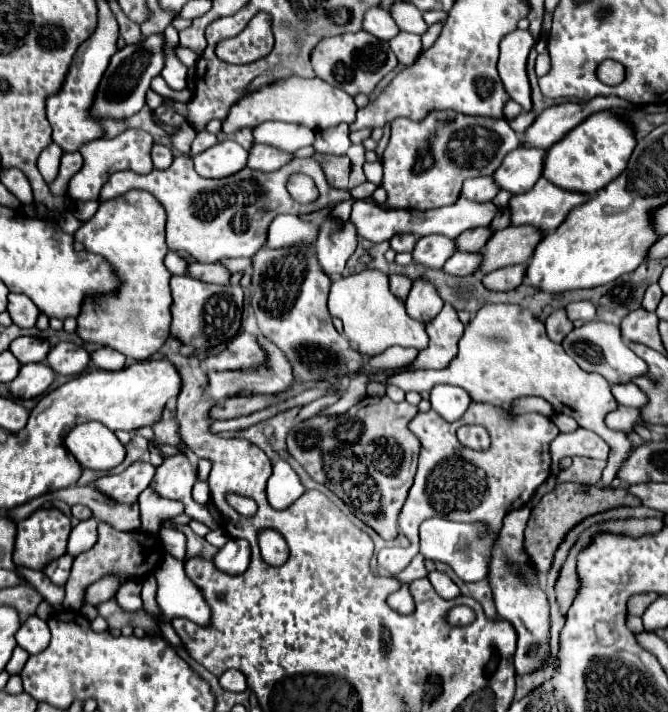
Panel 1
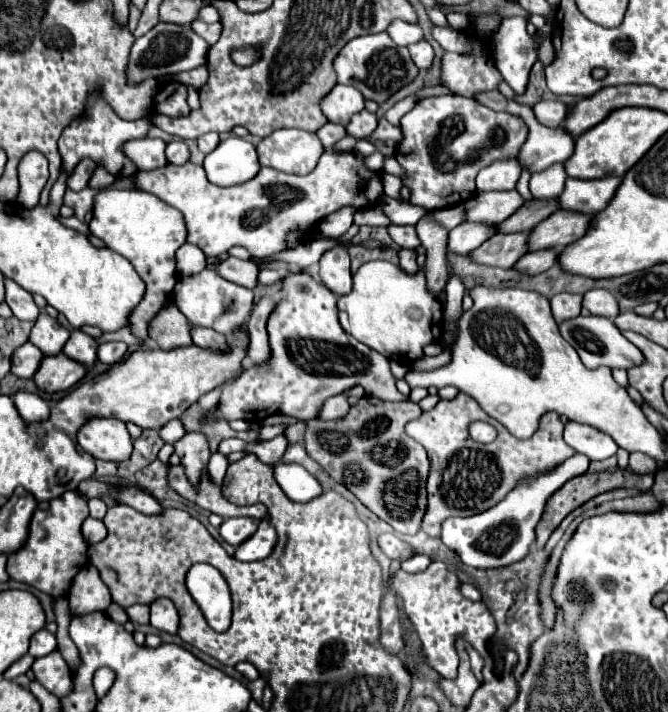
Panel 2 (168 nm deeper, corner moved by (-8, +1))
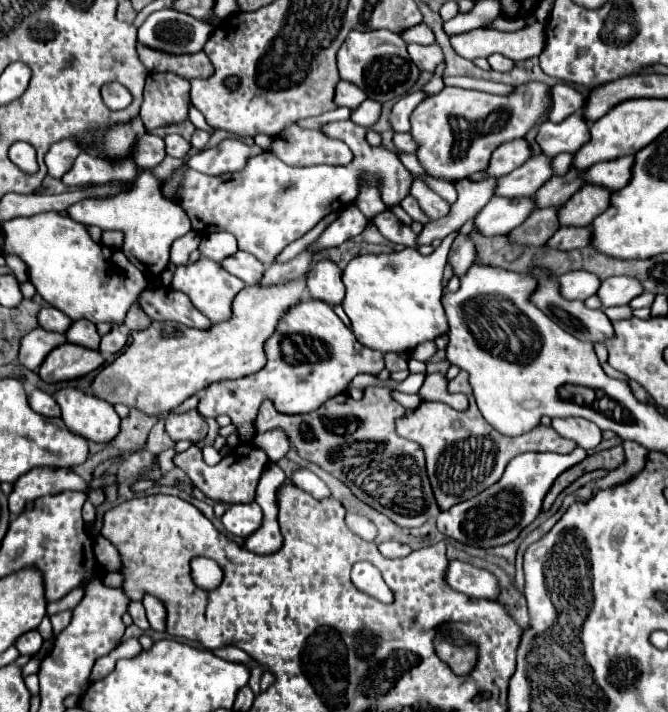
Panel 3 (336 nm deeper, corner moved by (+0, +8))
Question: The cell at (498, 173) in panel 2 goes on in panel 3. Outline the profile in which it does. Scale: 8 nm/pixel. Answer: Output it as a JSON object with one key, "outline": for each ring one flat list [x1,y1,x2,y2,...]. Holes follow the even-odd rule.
{"outline":[[523,138,505,142,491,154,489,168,485,170,485,178,489,178,491,174,493,174,493,178,501,178,501,176,513,172,523,162,527,162,529,156,531,156,529,144]]}

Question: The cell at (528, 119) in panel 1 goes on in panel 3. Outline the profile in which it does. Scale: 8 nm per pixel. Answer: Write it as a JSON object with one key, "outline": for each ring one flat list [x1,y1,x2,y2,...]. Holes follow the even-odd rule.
{"outline":[[563,82,549,88,549,98,551,98,551,106,547,108,547,118,551,122,561,122,573,112,583,110,585,106,585,96,577,92,573,86]]}

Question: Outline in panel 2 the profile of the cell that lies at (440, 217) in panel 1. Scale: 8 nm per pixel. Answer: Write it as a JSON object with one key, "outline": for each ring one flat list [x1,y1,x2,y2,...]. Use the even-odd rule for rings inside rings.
{"outline":[[491,191,491,193,475,193,467,201,467,221,485,221,485,223,501,223,511,217,525,199,519,191]]}

